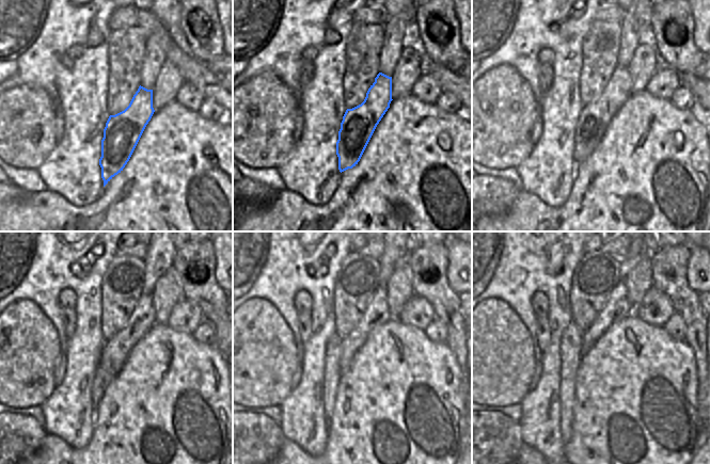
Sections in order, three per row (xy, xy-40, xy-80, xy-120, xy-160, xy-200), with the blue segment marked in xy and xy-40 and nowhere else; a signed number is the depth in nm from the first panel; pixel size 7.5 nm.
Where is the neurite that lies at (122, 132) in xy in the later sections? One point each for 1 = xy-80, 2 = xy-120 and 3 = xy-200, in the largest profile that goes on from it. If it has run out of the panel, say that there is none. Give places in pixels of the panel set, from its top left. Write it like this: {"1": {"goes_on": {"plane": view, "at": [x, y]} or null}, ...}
{"1": {"goes_on": {"plane": "xy-80", "at": [596, 116]}}, "2": {"goes_on": {"plane": "xy-120", "at": [115, 351]}}, "3": {"goes_on": {"plane": "xy-200", "at": [617, 306]}}}

